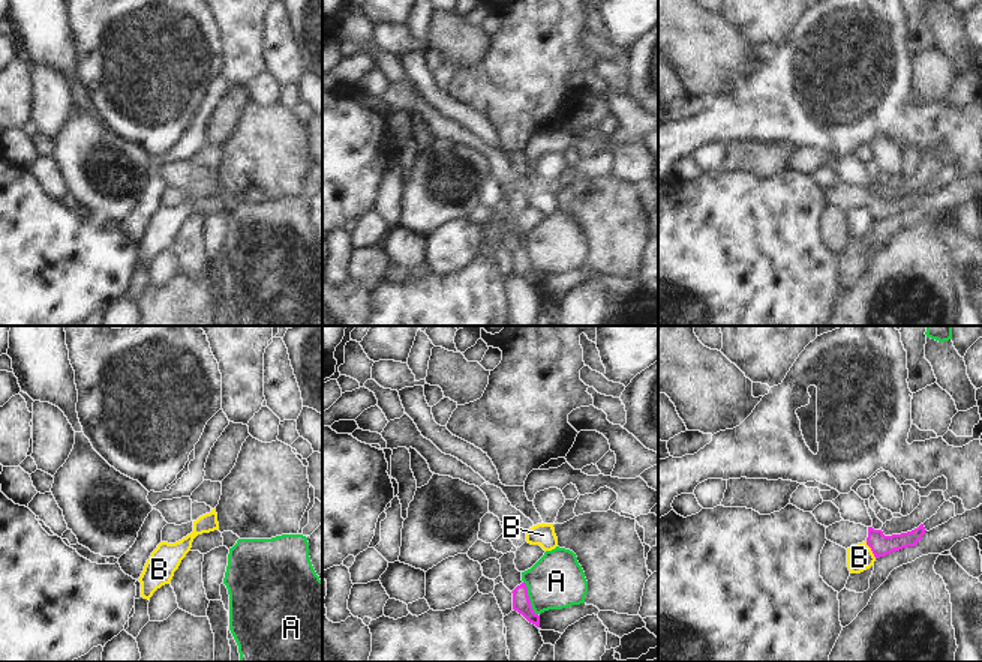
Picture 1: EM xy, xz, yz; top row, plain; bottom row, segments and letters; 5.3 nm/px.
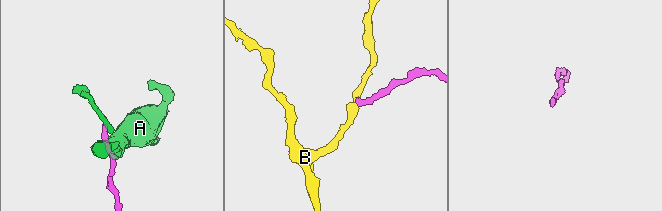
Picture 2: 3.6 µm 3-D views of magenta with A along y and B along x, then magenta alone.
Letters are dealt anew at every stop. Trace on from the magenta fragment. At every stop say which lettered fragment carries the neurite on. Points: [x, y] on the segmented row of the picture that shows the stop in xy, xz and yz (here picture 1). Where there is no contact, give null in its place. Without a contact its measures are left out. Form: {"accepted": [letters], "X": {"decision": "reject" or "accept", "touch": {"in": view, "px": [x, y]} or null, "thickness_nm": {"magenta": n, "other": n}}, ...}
{"accepted": [], "A": {"decision": "reject", "touch": {"in": "xz", "px": [528, 598]}, "thickness_nm": {"magenta": 100, "other": 300}}, "B": {"decision": "reject", "touch": {"in": "yz", "px": [871, 550]}, "thickness_nm": {"magenta": 120, "other": 140}}}

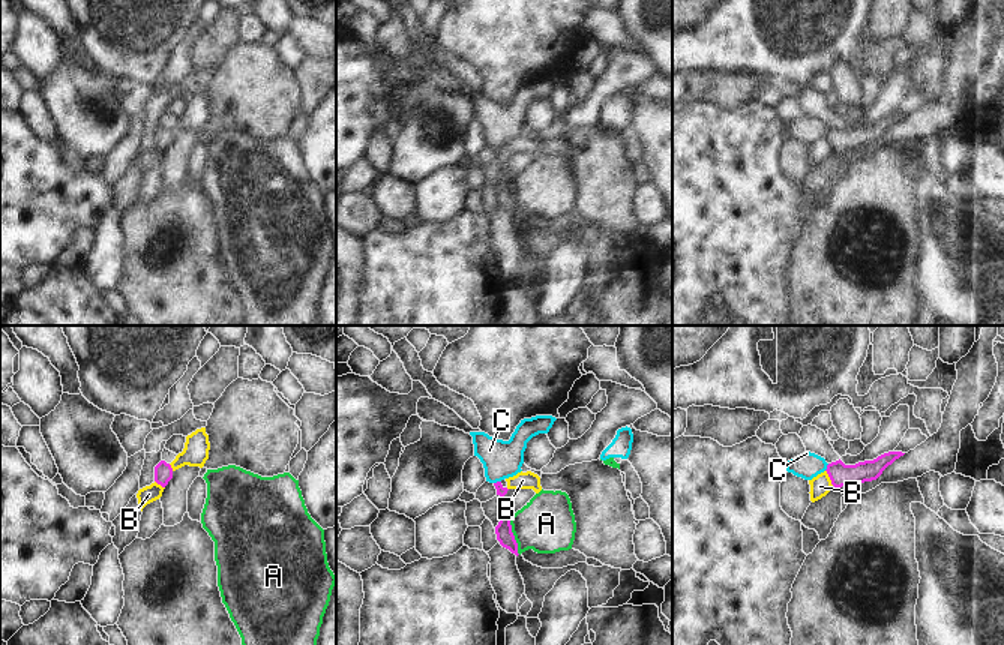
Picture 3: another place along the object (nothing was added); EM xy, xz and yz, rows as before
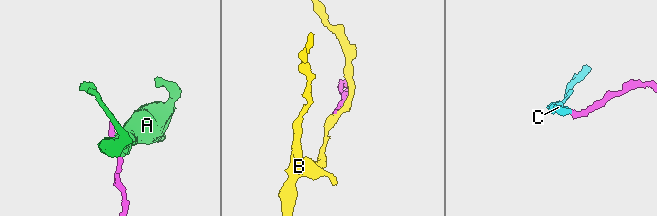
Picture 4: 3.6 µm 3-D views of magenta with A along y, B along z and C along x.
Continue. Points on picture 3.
{"accepted": ["C"], "A": {"decision": "reject", "touch": {"in": "xz", "px": [512, 534]}, "thickness_nm": {"magenta": 90, "other": 300}}, "B": {"decision": "reject", "touch": {"in": "yz", "px": [829, 476]}, "thickness_nm": {"magenta": 120, "other": 110}}, "C": {"decision": "accept", "touch": {"in": "yz", "px": [827, 467]}, "thickness_nm": {"magenta": 120, "other": 140}}}

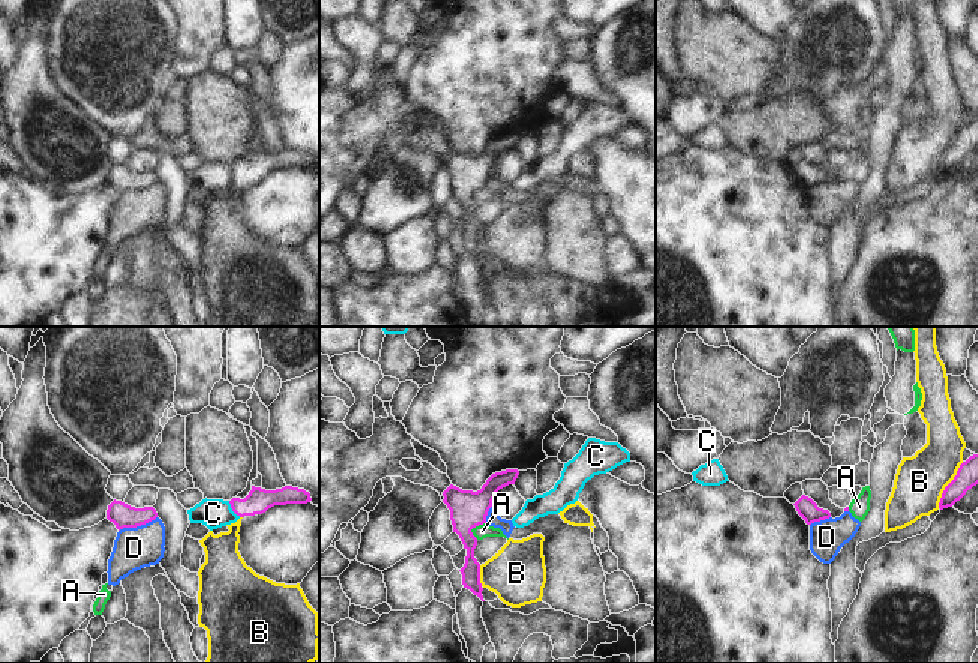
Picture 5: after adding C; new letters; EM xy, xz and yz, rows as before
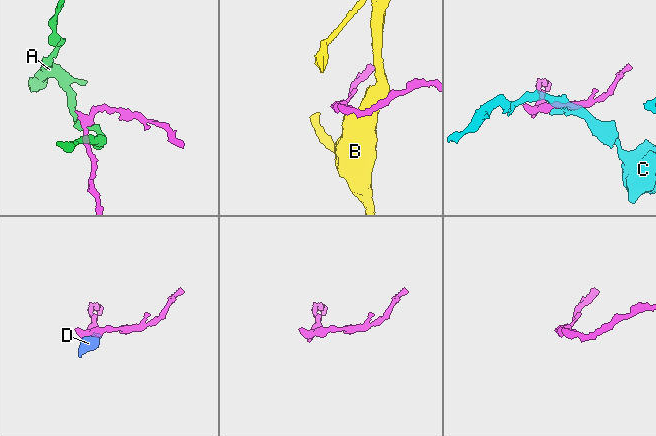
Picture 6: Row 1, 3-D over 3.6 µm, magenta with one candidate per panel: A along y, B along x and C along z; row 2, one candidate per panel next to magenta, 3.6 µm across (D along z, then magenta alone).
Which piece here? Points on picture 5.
{"accepted": [], "A": {"decision": "reject", "touch": {"in": "xz", "px": [473, 527]}, "thickness_nm": {"magenta": 200, "other": 80}}, "B": {"decision": "reject", "touch": {"in": "yz", "px": [948, 485]}, "thickness_nm": {"magenta": 120, "other": 280}}, "C": {"decision": "reject", "touch": {"in": "xy", "px": [233, 510]}, "thickness_nm": {"magenta": 140, "other": 160}}, "D": {"decision": "reject", "touch": {"in": "xy", "px": [137, 525]}, "thickness_nm": {"magenta": 130, "other": 220}}}

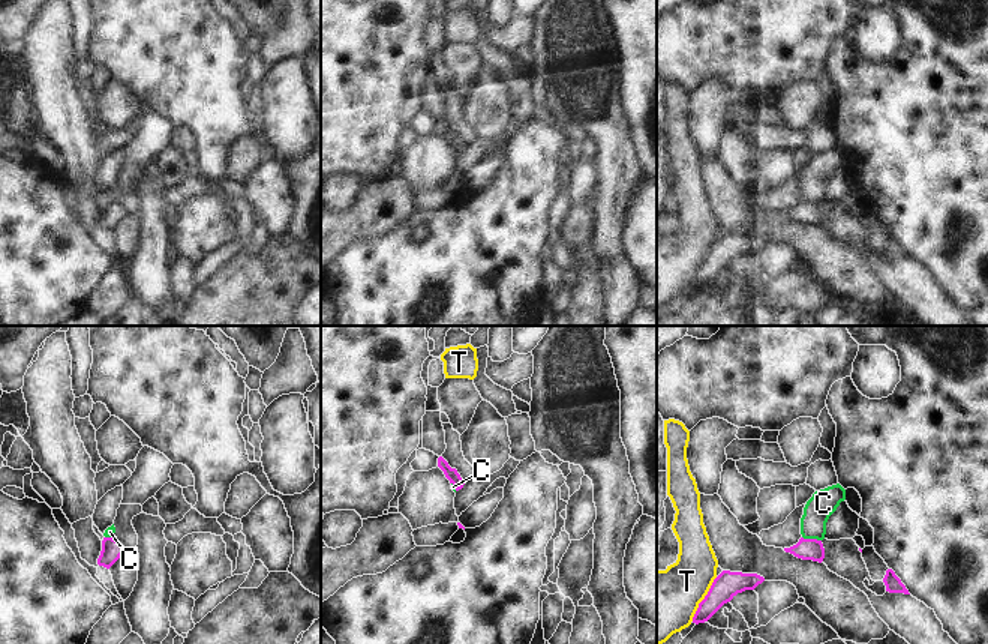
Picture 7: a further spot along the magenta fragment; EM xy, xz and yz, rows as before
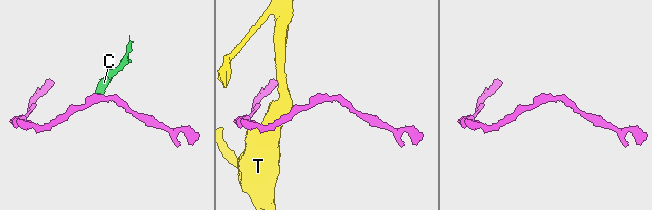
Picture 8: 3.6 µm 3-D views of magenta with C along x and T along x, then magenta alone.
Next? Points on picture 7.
{"accepted": [], "C": {"decision": "reject", "touch": {"in": "yz", "px": [811, 539]}, "thickness_nm": {"magenta": 110, "other": 150}}, "T": {"decision": "reject", "touch": {"in": "yz", "px": [703, 599]}, "thickness_nm": {"magenta": 140, "other": 360}}}

